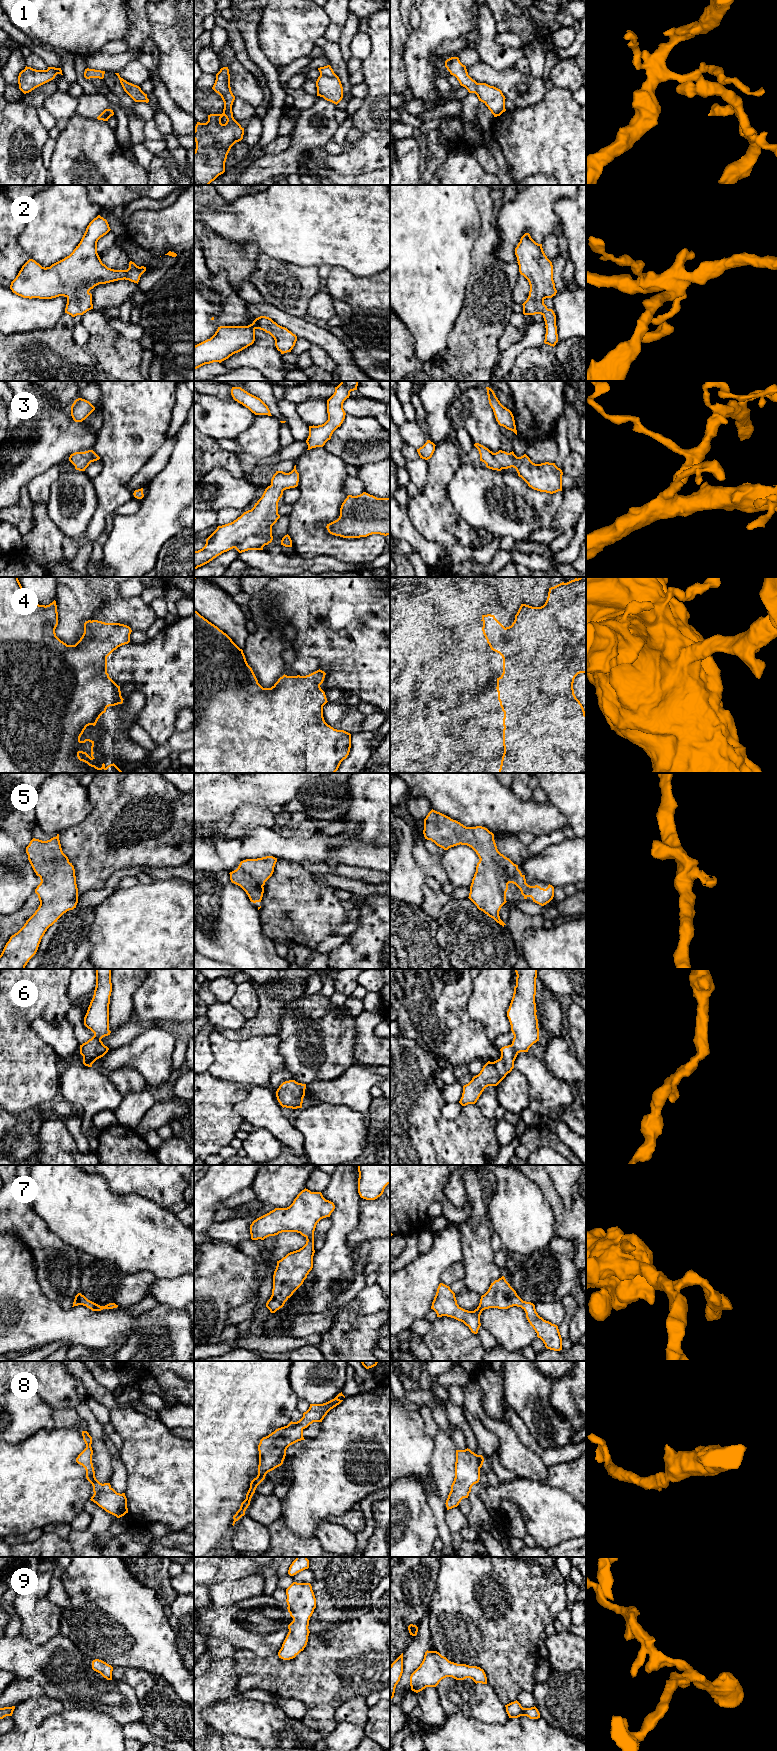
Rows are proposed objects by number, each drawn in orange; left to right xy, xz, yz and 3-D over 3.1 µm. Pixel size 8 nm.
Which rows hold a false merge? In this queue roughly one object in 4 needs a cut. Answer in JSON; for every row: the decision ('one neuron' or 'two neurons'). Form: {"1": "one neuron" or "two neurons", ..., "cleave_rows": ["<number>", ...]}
{"1": "one neuron", "2": "one neuron", "3": "one neuron", "4": "one neuron", "5": "one neuron", "6": "one neuron", "7": "one neuron", "8": "one neuron", "9": "one neuron", "cleave_rows": []}

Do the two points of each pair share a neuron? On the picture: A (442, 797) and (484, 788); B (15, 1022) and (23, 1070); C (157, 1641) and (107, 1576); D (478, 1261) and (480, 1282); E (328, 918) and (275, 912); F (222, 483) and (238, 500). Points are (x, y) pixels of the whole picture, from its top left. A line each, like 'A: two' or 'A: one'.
A: one
B: one
C: one
D: one
E: one
F: one

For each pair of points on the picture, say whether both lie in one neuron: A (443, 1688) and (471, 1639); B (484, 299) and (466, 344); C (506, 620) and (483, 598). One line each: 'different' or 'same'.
A: different
B: same
C: same

